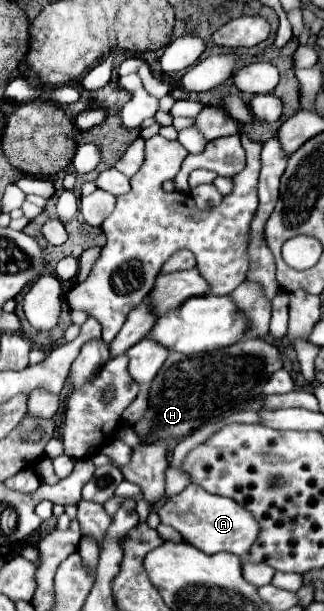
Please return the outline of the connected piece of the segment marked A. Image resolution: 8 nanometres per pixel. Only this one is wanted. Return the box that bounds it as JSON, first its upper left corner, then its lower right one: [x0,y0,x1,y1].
[158,485,258,557]

